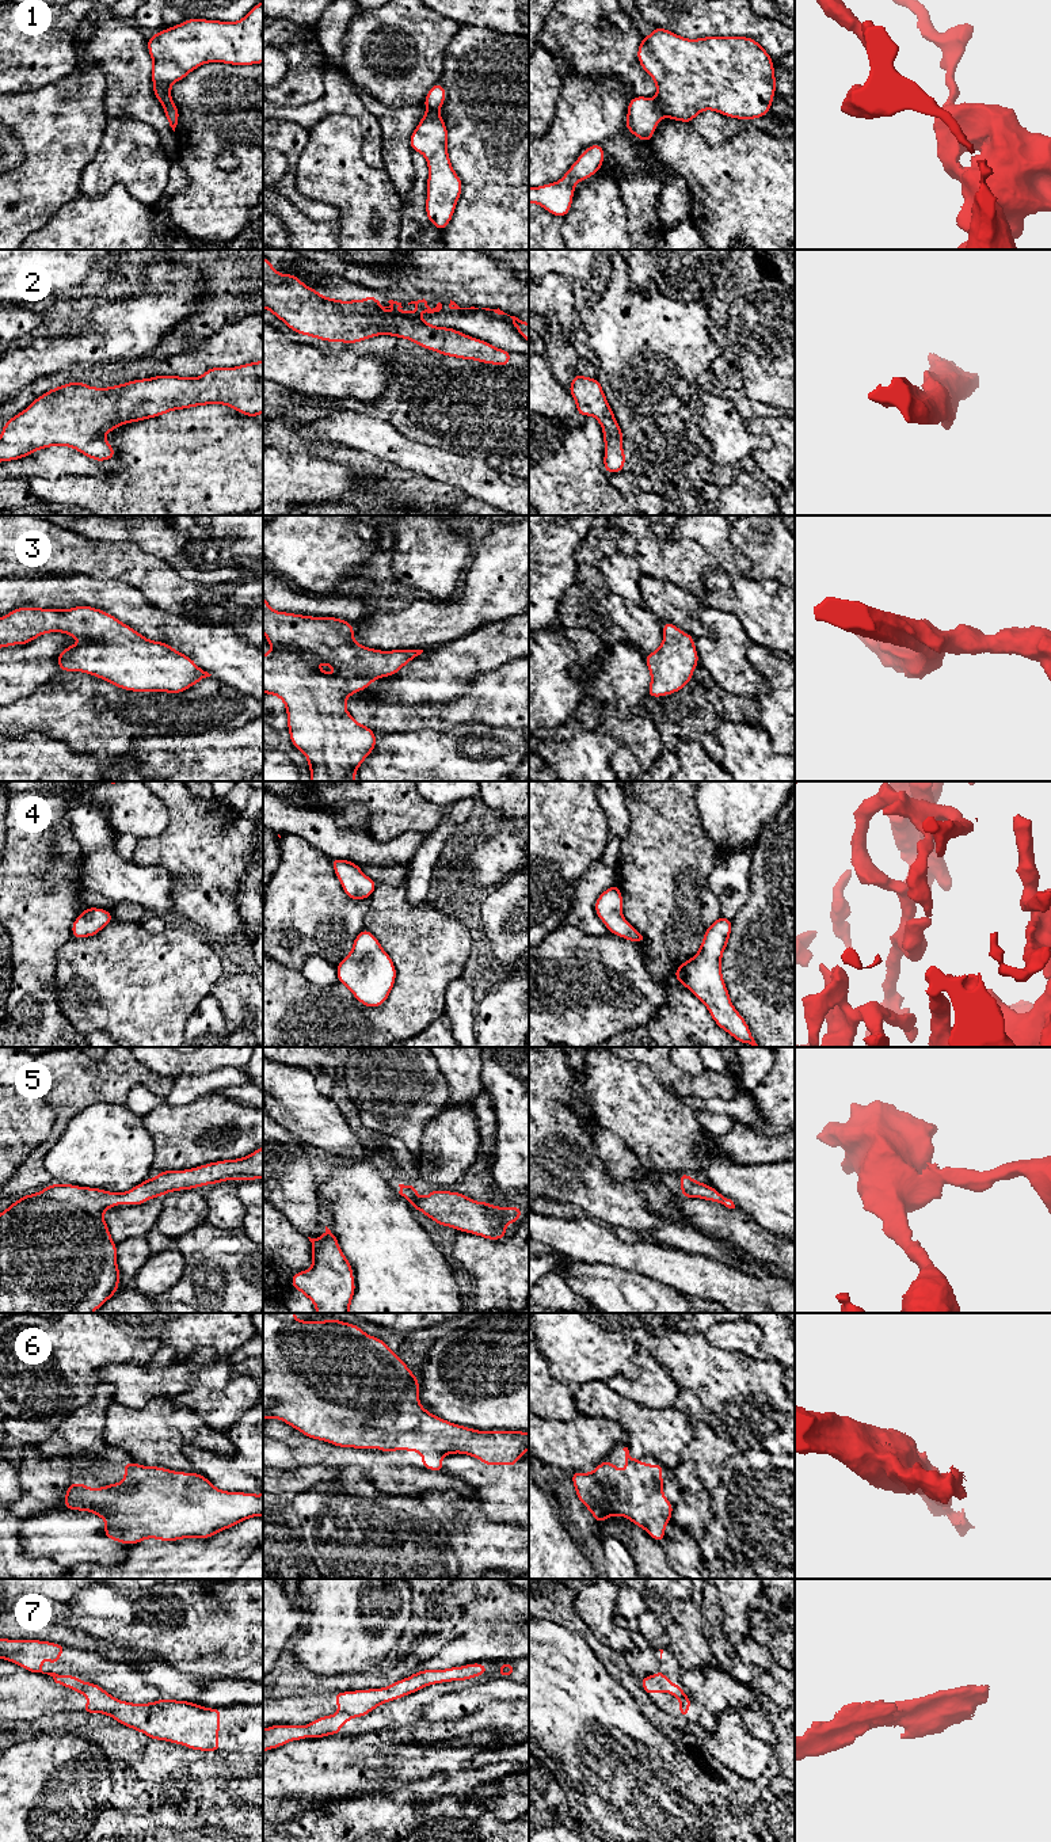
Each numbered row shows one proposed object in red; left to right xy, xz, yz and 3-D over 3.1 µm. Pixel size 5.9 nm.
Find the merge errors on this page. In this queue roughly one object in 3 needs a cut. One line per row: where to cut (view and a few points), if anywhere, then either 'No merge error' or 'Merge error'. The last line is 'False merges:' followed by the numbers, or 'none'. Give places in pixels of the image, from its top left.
1: Split along yz (654, 99), (663, 115). Merge error
2: No split. No merge error
3: No split. No merge error
4: No split. No merge error
5: No split. No merge error
6: No split. No merge error
7: Split along yz (654, 1675), (659, 1678), (663, 1689). Merge error
False merges: 1, 7

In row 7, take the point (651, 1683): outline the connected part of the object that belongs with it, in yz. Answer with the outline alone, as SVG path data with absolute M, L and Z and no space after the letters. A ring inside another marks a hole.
M655 1675L644 1677L640 1679L640 1682L641 1682L641 1687L648 1696L663 1691L662 1681L659 1677Z

